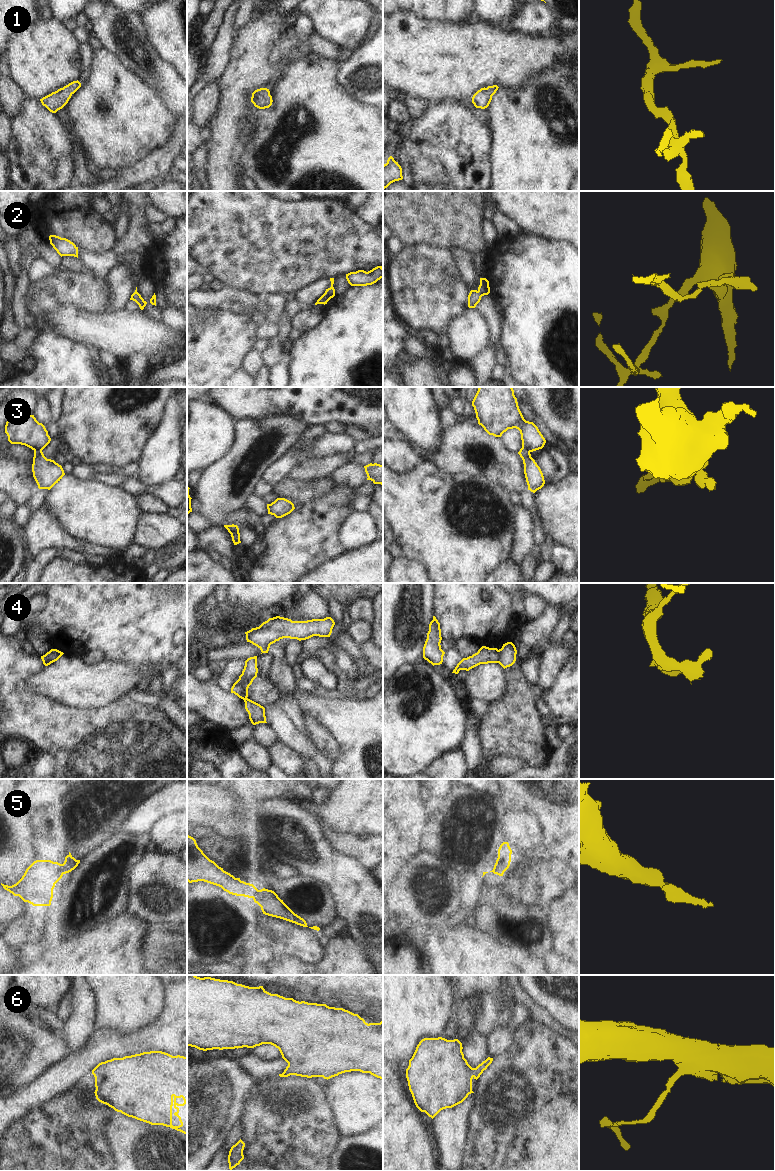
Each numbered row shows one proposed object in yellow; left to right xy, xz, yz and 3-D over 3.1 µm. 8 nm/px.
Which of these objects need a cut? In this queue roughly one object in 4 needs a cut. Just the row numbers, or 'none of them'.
3, 4

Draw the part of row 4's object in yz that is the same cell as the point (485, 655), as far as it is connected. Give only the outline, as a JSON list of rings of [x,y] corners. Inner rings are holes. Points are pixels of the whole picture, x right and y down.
[[[482,646],[477,653],[467,658],[463,658],[457,664],[452,673],[458,674],[460,670],[469,671],[470,669],[480,664],[498,663],[498,662],[499,662],[498,649]]]

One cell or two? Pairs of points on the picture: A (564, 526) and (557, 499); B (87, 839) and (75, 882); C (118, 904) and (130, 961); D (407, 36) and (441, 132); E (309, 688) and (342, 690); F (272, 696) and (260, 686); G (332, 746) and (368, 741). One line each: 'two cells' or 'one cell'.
A: one cell
B: two cells
C: two cells
D: two cells
E: one cell
F: one cell
G: two cells

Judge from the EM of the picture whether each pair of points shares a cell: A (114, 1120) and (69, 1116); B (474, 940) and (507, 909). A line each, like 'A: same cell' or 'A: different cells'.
A: different cells
B: different cells

